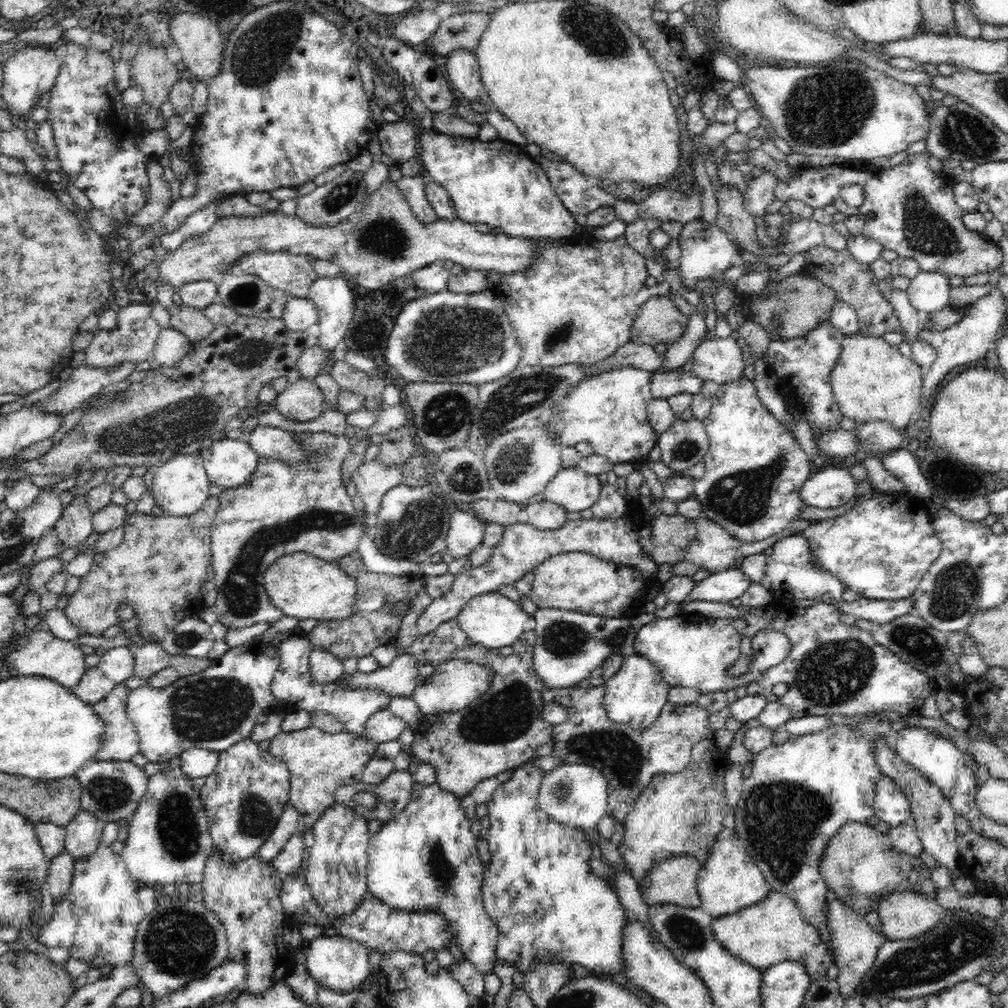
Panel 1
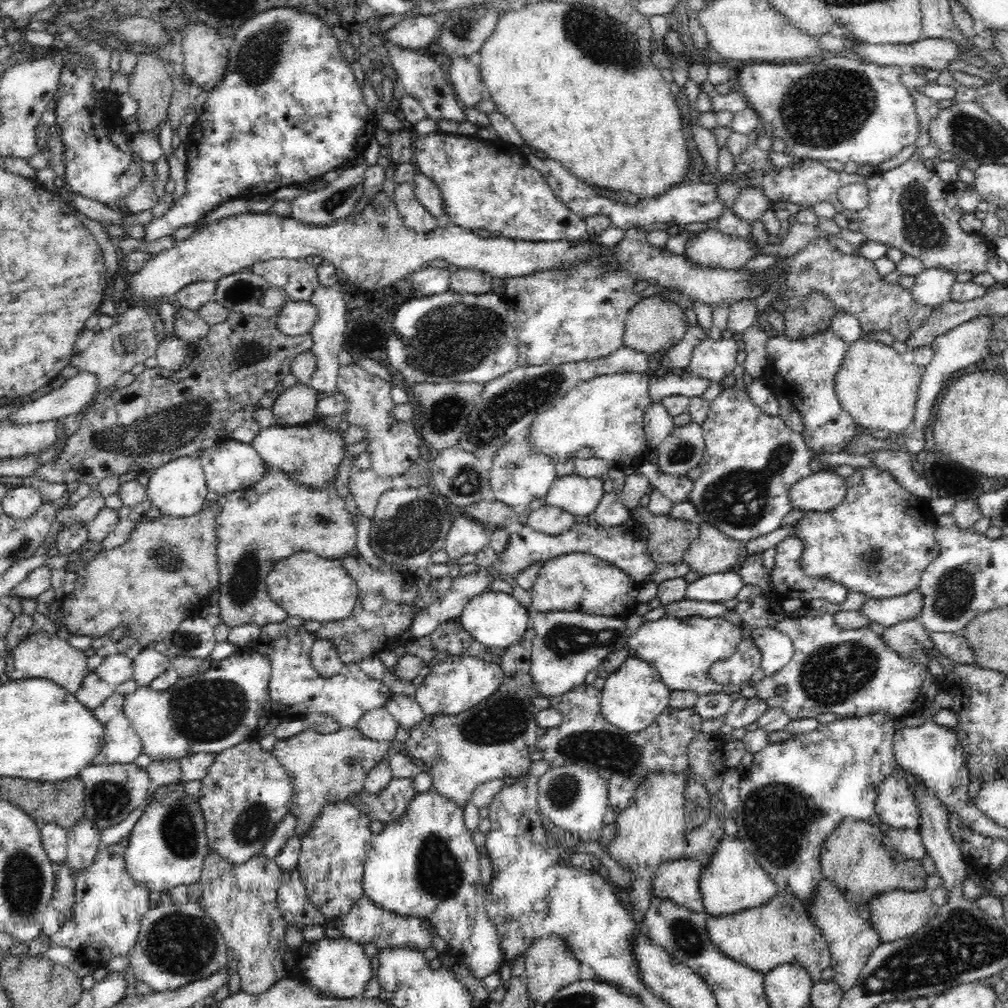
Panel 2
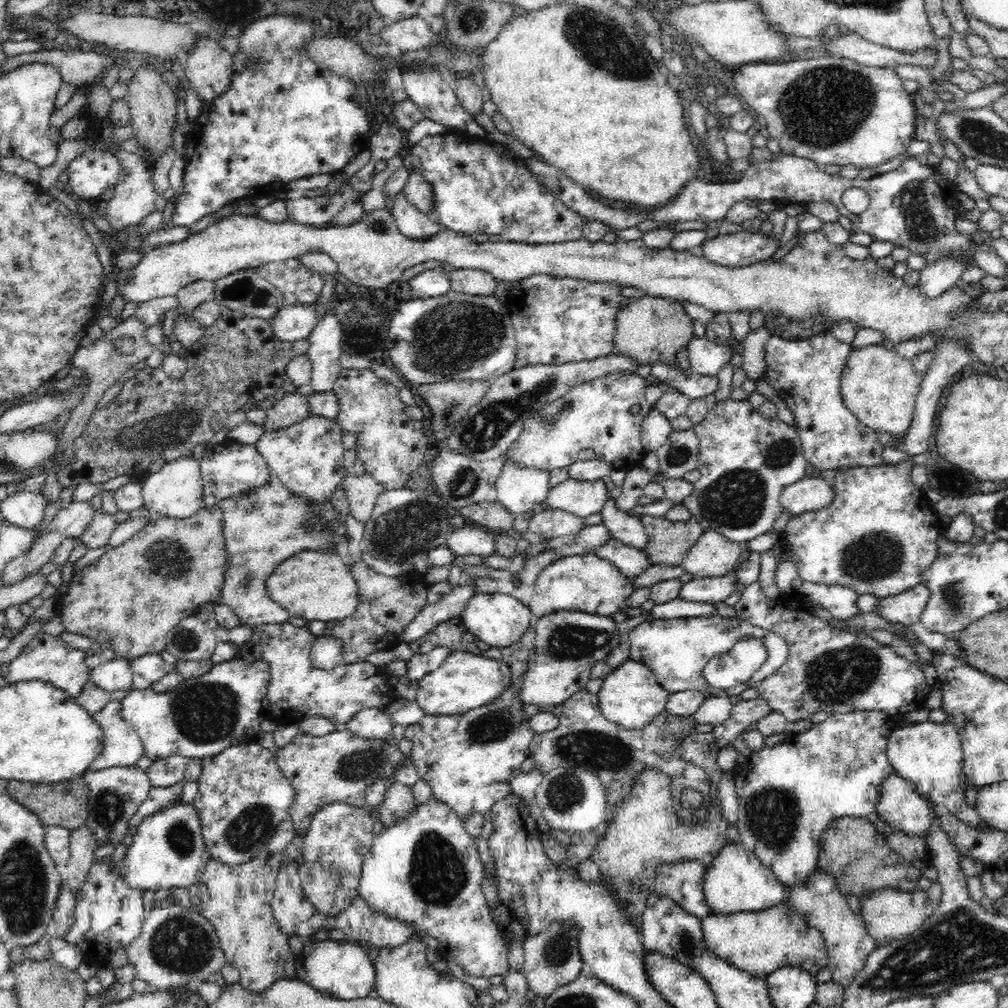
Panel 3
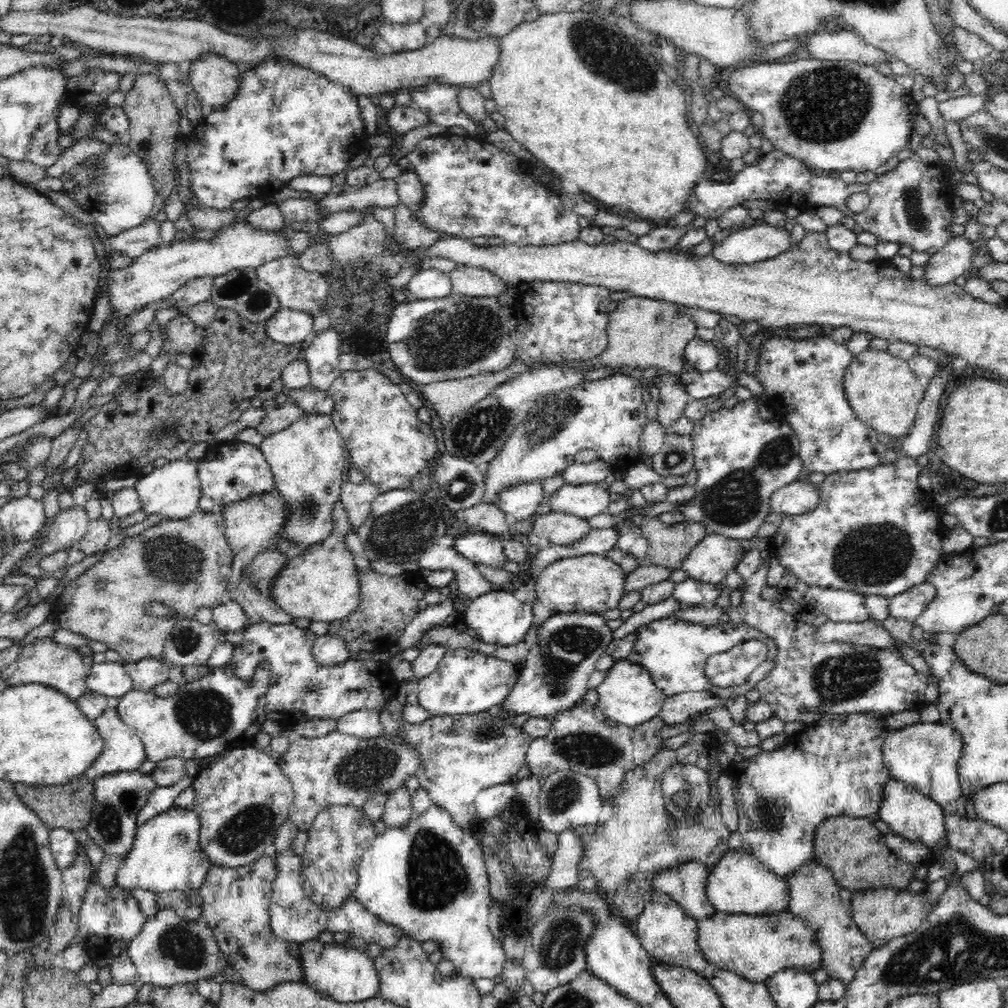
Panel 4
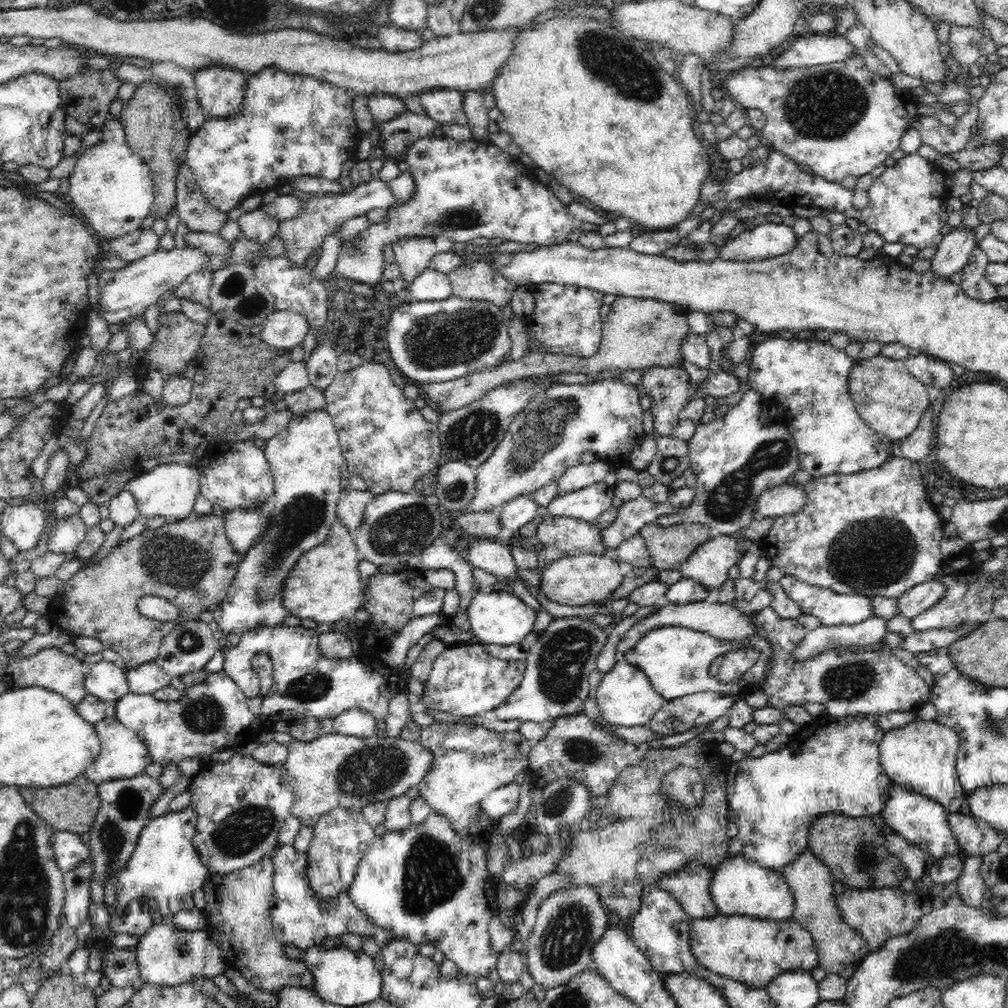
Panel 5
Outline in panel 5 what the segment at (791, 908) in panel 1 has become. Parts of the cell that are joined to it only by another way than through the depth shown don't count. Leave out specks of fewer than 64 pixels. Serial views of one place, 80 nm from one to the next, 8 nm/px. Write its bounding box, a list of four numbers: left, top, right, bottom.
[689,912,819,989]

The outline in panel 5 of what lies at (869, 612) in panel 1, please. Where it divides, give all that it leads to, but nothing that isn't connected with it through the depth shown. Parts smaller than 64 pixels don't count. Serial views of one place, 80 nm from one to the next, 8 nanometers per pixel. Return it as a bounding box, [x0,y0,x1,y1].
[897,579,946,621]

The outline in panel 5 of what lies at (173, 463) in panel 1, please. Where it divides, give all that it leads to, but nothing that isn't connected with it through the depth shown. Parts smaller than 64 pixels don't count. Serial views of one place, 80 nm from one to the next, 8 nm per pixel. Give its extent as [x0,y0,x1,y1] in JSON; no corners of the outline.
[126,462,200,522]

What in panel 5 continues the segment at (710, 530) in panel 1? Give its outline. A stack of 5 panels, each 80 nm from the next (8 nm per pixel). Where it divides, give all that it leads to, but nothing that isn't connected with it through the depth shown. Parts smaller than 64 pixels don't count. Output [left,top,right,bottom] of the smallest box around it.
[682,535,738,602]

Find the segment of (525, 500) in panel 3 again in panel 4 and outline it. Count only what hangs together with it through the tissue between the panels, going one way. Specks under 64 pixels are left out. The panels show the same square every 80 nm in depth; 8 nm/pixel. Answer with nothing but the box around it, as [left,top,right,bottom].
[498,481,546,524]

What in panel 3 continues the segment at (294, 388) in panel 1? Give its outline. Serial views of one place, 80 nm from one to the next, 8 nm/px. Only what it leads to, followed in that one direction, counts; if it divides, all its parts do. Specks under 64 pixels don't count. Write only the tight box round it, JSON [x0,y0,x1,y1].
[262,390,310,431]

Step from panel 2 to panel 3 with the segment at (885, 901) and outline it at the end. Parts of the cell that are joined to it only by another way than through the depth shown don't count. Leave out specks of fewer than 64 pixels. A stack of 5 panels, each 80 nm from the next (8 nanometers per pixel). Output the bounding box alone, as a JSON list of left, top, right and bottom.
[860,888,936,946]

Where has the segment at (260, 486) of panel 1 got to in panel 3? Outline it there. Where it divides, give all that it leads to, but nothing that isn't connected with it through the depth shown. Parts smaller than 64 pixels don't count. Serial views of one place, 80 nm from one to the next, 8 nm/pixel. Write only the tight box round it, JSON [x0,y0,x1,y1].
[216,476,348,628]

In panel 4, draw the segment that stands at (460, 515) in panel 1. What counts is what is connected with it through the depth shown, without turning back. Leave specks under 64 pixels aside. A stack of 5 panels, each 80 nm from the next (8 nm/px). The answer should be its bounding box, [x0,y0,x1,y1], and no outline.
[448,532,508,568]

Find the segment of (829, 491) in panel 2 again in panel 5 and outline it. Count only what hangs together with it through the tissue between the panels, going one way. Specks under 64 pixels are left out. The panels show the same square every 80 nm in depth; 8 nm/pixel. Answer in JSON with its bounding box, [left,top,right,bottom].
[756,484,805,519]

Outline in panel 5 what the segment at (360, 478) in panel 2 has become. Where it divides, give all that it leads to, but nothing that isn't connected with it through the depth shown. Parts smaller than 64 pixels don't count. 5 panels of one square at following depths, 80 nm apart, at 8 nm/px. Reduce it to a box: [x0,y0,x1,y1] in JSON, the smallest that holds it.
[336,489,375,535]

